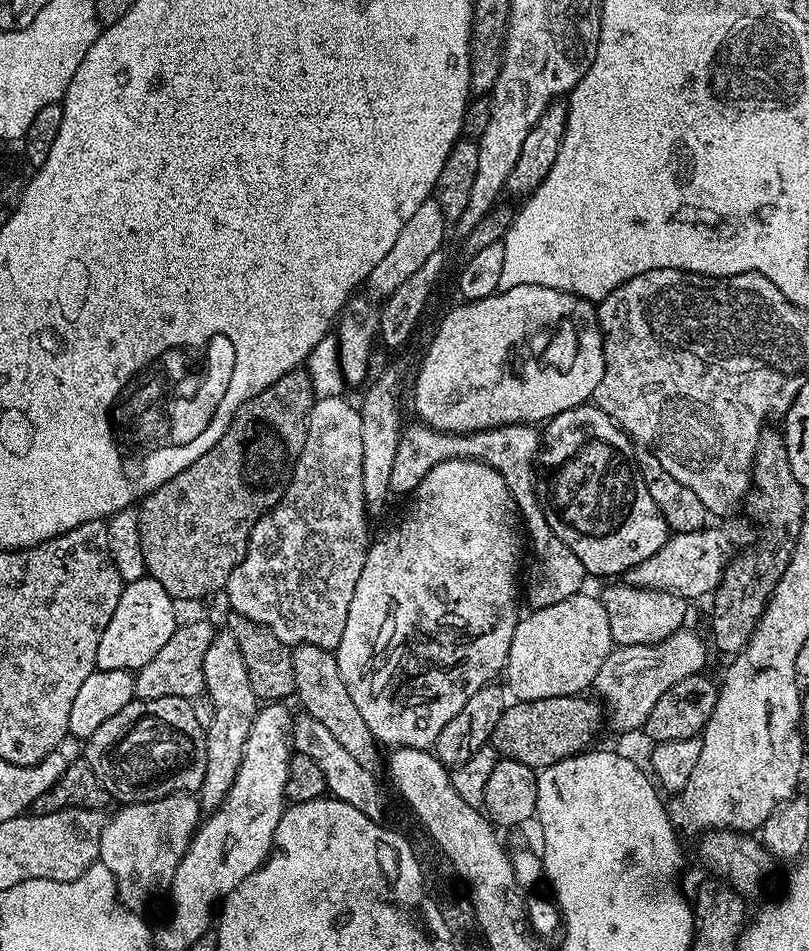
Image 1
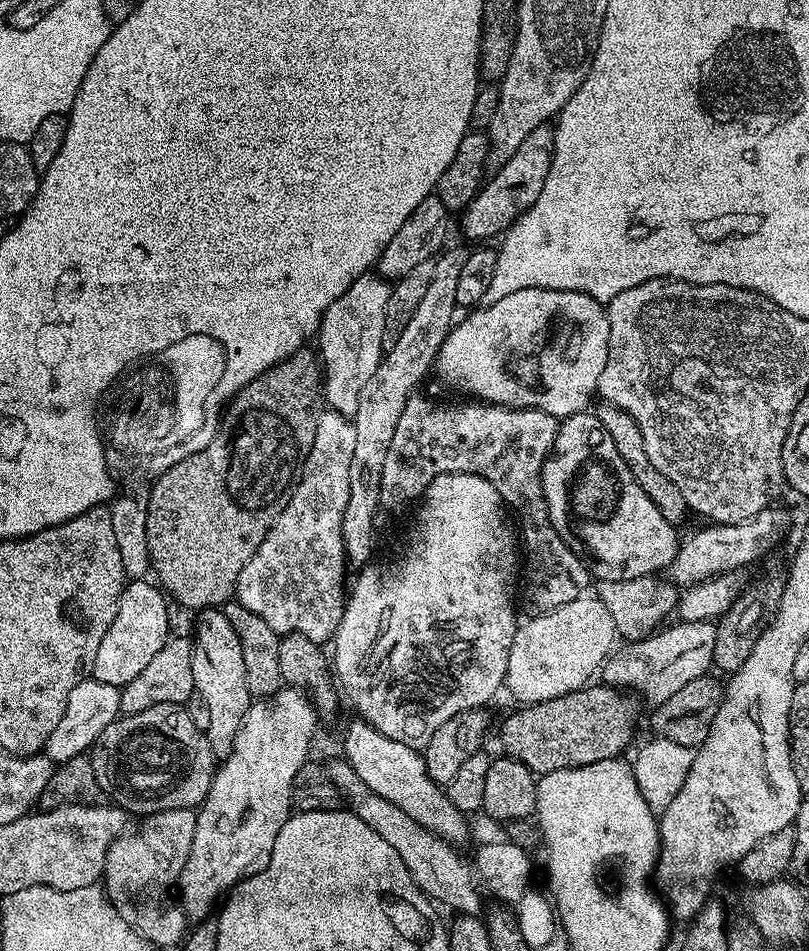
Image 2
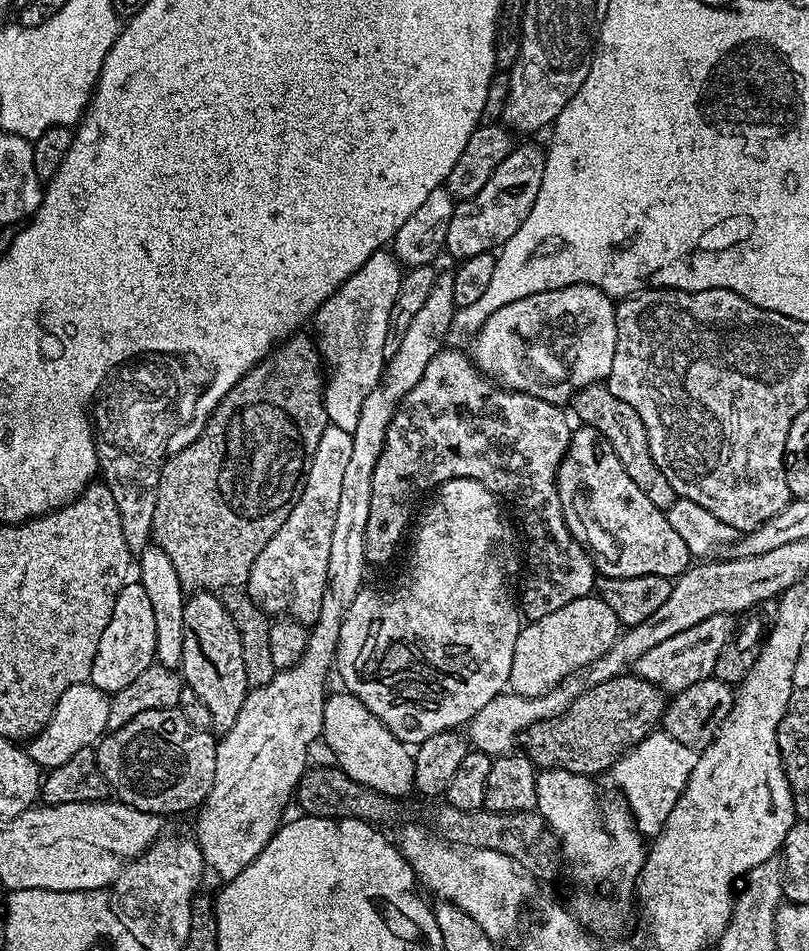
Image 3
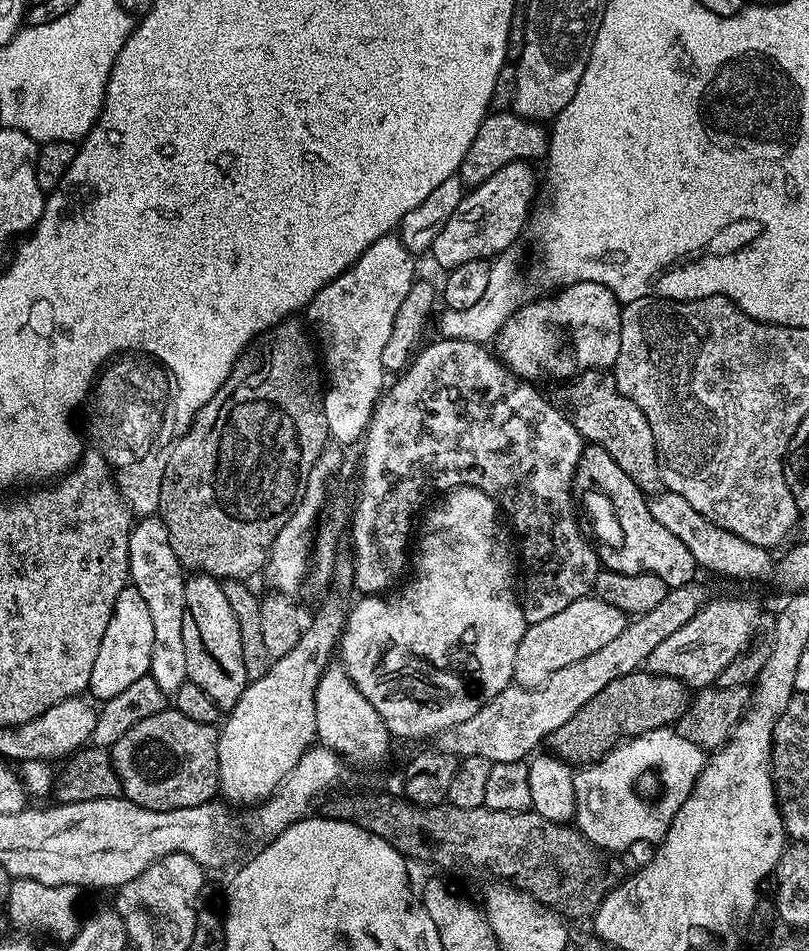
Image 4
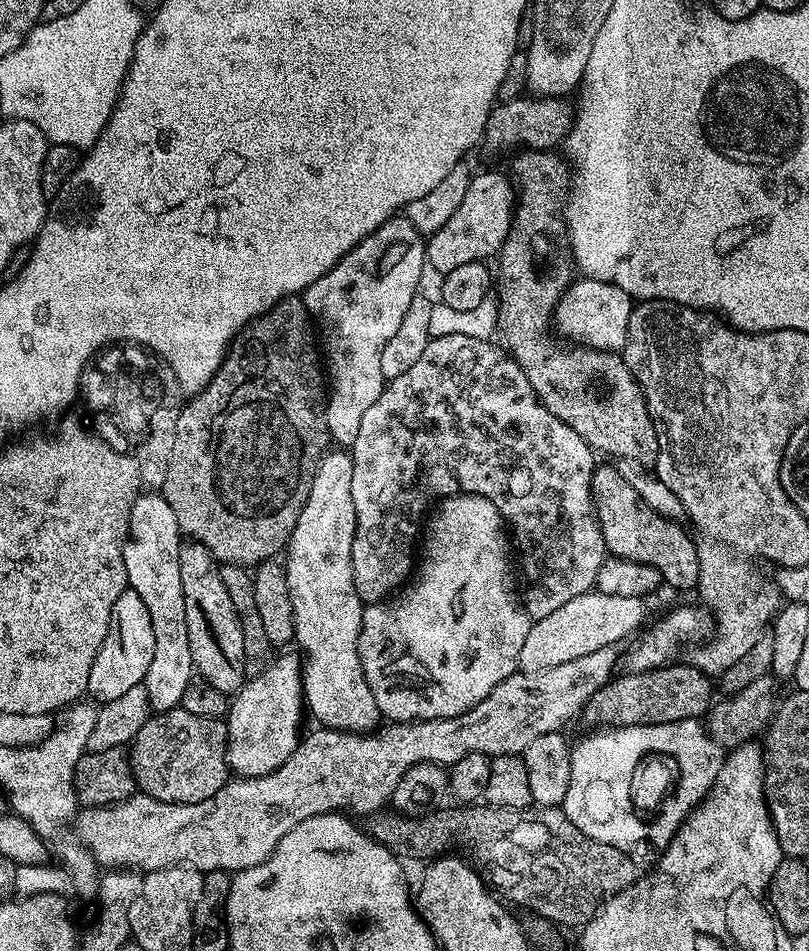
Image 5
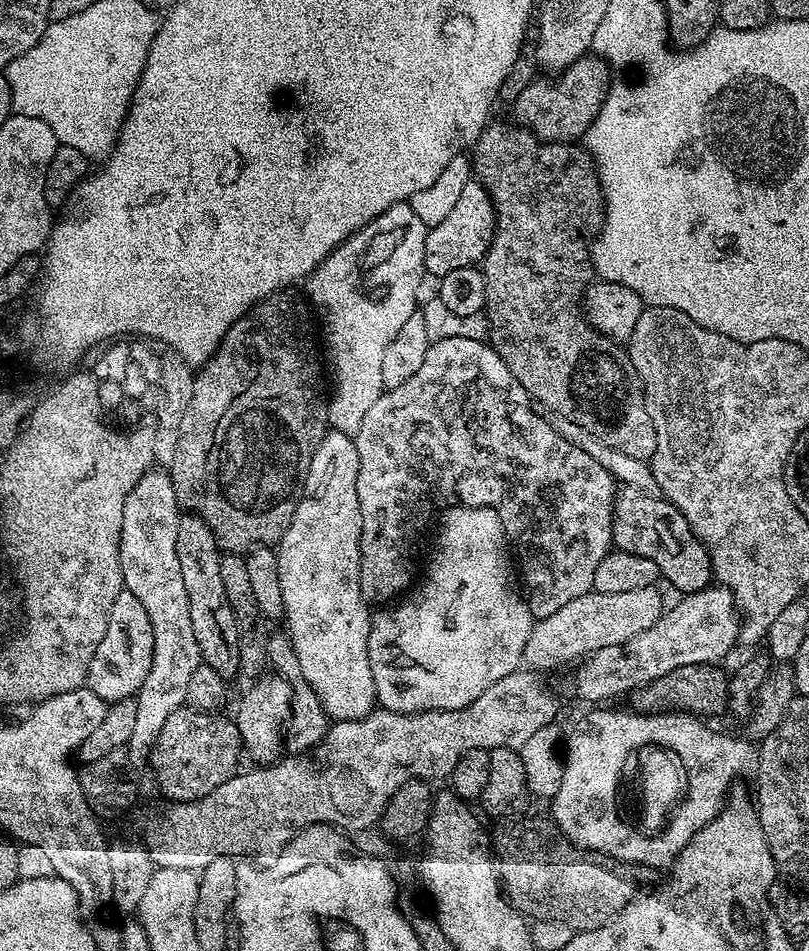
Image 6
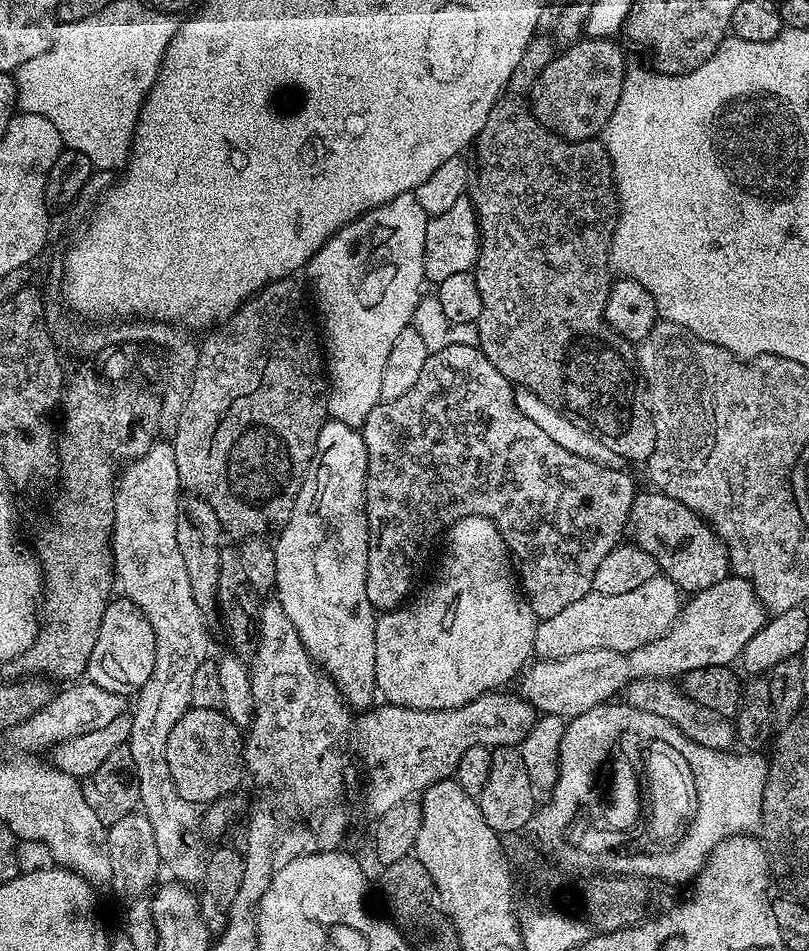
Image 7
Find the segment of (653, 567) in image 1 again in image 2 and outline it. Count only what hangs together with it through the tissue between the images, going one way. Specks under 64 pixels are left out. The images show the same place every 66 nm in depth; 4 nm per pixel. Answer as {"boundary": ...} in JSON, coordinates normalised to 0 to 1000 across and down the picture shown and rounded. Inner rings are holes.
{"boundary":[[[951,532],[943,534],[931,547],[913,547],[910,551],[881,551],[870,553],[867,559],[860,559],[855,568],[850,568],[839,573],[836,577],[836,585],[831,588],[828,598],[828,609],[837,616],[854,616],[875,610],[880,606],[891,606],[894,601],[910,601],[920,597],[923,593],[930,593],[933,589],[939,589],[969,563],[974,559],[974,538],[969,534]]]}

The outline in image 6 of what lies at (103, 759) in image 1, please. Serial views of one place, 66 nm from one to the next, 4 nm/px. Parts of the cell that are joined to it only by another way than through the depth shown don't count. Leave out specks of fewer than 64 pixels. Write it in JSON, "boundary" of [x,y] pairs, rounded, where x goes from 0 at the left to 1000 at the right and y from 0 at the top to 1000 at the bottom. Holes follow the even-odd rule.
{"boundary":[[[231,742],[215,747],[210,755],[205,755],[205,763],[200,763],[200,770],[188,785],[185,804],[193,811],[193,824],[203,837],[209,837],[213,843],[231,843],[234,841],[248,841],[255,835],[269,831],[274,822],[279,822],[290,816],[298,807],[299,783],[297,770],[292,767],[290,756],[281,752],[265,749],[242,749]]]}

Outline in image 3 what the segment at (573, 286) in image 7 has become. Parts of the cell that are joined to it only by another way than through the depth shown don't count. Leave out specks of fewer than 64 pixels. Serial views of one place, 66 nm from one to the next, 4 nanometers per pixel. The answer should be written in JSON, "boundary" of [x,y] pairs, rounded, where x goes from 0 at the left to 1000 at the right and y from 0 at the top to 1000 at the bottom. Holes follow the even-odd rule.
{"boundary":[[[743,402],[727,404],[718,408],[707,417],[705,429],[712,432],[718,447],[738,450],[749,461],[749,465],[754,465],[754,469],[759,473],[759,477],[764,477],[774,498],[779,498],[779,503],[784,503],[784,507],[789,507],[789,515],[794,515],[794,519],[799,519],[799,524],[803,524],[803,528],[808,528],[808,532],[824,536],[836,527],[837,519],[833,511],[828,511],[823,498],[818,498],[818,494],[811,489],[803,477],[799,448],[794,448],[794,440],[789,440],[789,431],[784,431],[784,427],[769,423],[769,419],[759,419],[759,414],[754,414],[750,403]]]}

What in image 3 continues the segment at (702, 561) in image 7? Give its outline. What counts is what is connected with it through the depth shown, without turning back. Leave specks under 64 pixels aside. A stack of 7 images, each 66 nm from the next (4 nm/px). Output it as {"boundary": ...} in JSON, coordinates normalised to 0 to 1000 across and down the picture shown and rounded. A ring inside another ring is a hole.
{"boundary":[[[717,448],[708,453],[700,477],[687,495],[687,510],[690,511],[690,524],[697,537],[700,553],[706,557],[708,564],[726,576],[727,584],[732,586],[732,593],[737,596],[738,603],[742,606],[753,606],[754,608],[789,608],[794,604],[813,604],[815,606],[834,608],[843,605],[853,595],[853,584],[848,572],[843,570],[842,563],[828,553],[828,549],[824,548],[822,543],[822,535],[808,532],[808,528],[803,528],[803,524],[799,524],[799,519],[794,519],[794,515],[789,515],[789,507],[784,507],[784,503],[779,503],[779,498],[774,498],[774,494],[769,490],[764,477],[759,477],[754,465],[749,465],[749,461],[738,450]]]}

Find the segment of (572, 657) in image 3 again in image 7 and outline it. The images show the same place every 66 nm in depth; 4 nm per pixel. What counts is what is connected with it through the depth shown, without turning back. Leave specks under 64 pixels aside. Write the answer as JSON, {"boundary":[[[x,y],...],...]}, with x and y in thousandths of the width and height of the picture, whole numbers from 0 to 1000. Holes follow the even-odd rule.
{"boundary":[[[820,604],[803,608],[803,612],[787,616],[785,620],[778,620],[774,625],[739,625],[731,621],[726,627],[714,629],[714,633],[705,633],[705,637],[700,637],[700,641],[693,641],[691,646],[685,646],[685,650],[667,652],[663,657],[658,683],[669,694],[689,694],[700,692],[705,688],[719,688],[719,683],[739,683],[740,681],[778,686],[789,679],[799,679],[803,674],[812,673],[818,666],[824,665],[826,659],[841,647],[842,638],[841,619],[836,617],[832,610],[827,610]]]}

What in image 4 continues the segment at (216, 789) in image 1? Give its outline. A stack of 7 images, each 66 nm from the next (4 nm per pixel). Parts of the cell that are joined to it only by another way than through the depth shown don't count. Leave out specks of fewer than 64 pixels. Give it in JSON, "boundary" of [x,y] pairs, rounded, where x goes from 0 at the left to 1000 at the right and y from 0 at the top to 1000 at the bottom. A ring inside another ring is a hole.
{"boundary":[[[237,604],[227,612],[227,649],[225,676],[230,678],[230,709],[273,747],[284,747],[299,734],[308,713],[299,697],[299,667],[294,667],[294,650],[279,630],[277,615],[266,606]]]}

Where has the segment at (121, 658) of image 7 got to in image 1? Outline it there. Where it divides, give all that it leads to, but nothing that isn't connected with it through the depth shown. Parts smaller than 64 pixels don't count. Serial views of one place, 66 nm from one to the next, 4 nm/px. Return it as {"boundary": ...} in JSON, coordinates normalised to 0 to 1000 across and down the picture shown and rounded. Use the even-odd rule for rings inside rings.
{"boundary":[[[179,604],[171,608],[171,612],[155,614],[151,629],[146,629],[146,638],[141,640],[131,662],[126,662],[126,672],[121,675],[120,703],[167,708],[180,700],[180,696],[185,696],[185,692],[190,692],[190,688],[195,688],[195,683],[200,683],[200,679],[210,675],[210,667],[218,665],[218,639],[219,632],[205,625],[200,612],[185,605]]]}

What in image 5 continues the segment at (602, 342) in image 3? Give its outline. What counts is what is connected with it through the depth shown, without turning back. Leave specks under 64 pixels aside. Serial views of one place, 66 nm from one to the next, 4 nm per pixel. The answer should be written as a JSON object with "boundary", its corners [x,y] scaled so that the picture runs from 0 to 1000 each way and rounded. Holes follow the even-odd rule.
{"boundary":[[[717,292],[692,310],[685,329],[685,345],[698,353],[698,359],[708,363],[765,371],[774,364],[782,323],[781,311],[764,300]]]}

